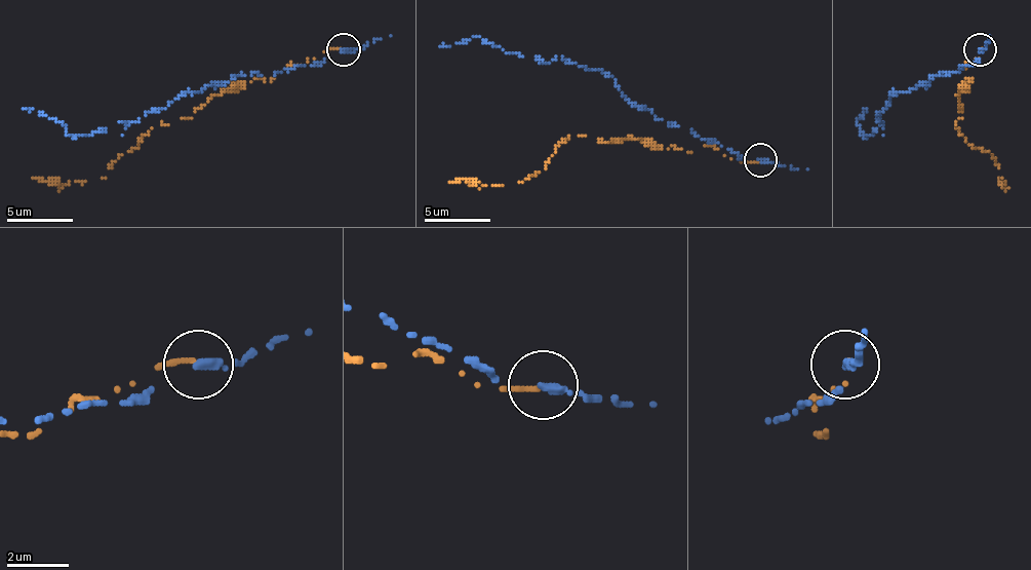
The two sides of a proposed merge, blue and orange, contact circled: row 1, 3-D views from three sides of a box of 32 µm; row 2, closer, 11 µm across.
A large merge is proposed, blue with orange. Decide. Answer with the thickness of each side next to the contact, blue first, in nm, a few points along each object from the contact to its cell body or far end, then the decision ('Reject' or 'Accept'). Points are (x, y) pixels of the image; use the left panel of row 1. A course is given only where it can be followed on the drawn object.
Thickness 300 nm (blue) against 160 nm. Course of blue: (344, 48), (274, 75), (211, 82), (201, 91), (89, 135), (69, 135), (58, 121), (23, 108). Course of orange: (341, 48), (327, 48), (274, 78), (235, 82), (192, 118), (152, 128), (106, 178), (66, 185), (33, 178). Reject

